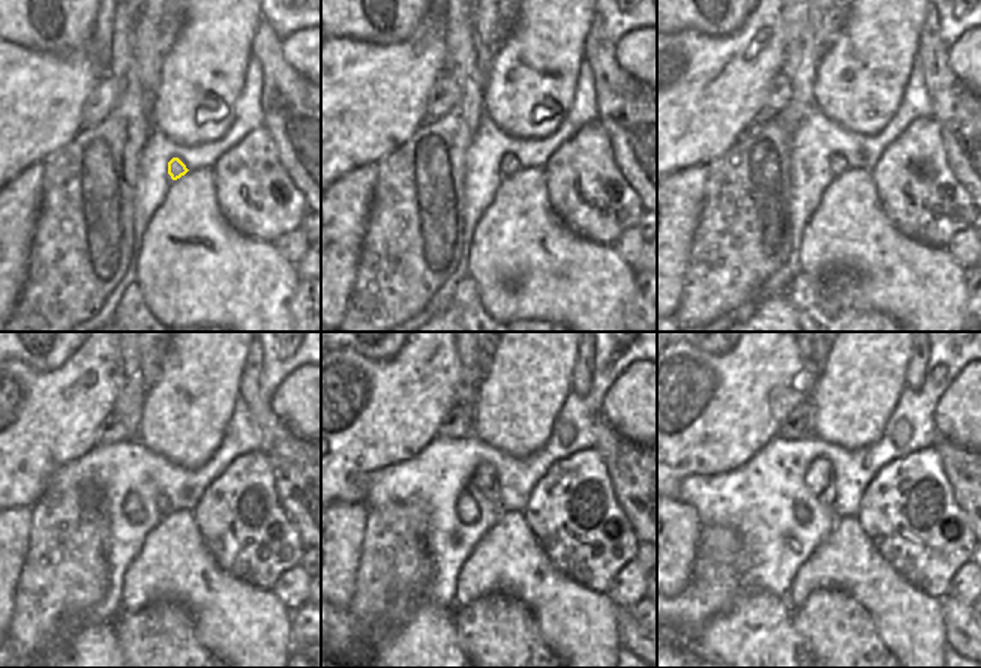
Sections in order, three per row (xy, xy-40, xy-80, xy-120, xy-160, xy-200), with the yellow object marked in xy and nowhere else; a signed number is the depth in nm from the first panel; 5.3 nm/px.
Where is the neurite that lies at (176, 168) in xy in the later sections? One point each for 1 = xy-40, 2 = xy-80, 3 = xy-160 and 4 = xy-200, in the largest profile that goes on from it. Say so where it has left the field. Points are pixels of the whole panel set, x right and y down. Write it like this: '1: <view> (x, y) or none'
1: xy-40 (509, 165)
2: xy-80 (839, 165)
3: xy-160 (483, 478)
4: xy-200 (819, 478)

